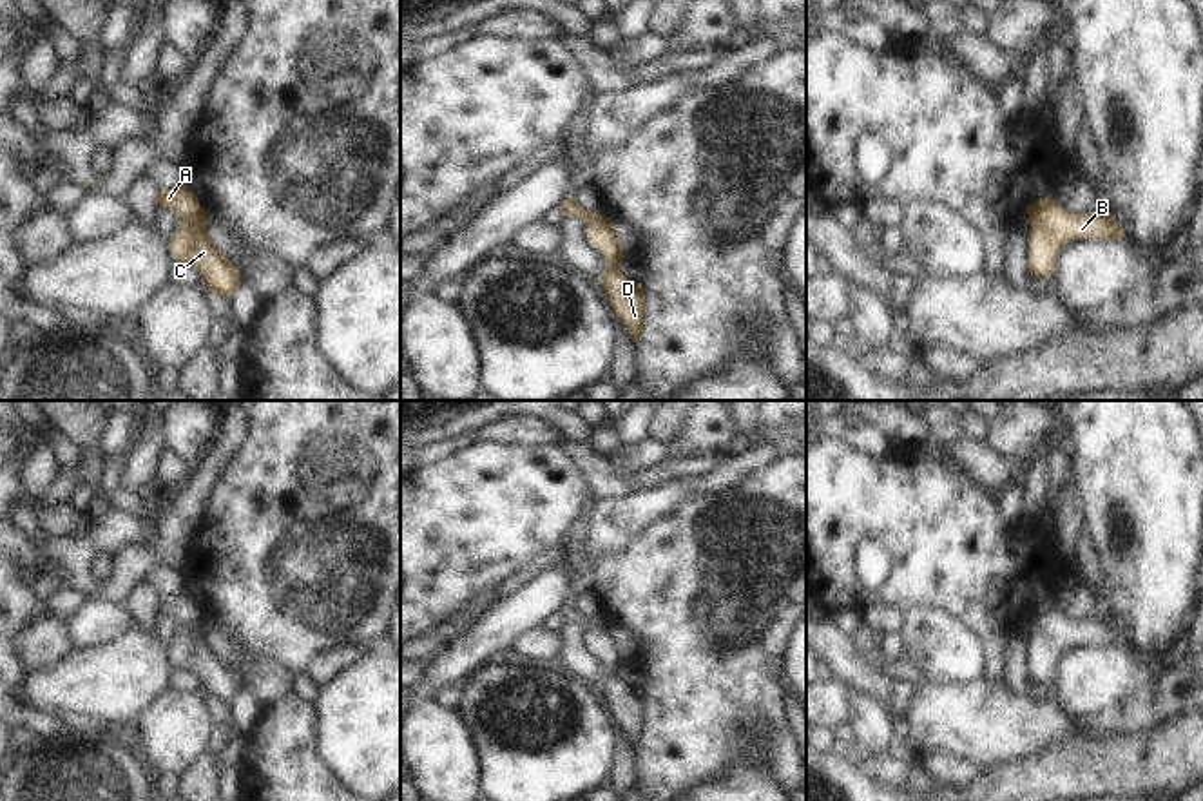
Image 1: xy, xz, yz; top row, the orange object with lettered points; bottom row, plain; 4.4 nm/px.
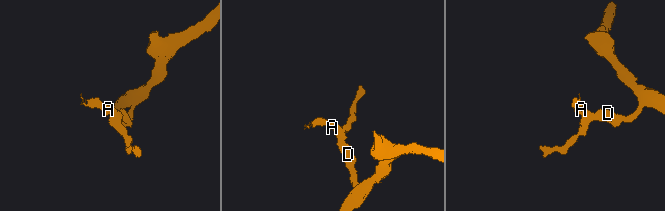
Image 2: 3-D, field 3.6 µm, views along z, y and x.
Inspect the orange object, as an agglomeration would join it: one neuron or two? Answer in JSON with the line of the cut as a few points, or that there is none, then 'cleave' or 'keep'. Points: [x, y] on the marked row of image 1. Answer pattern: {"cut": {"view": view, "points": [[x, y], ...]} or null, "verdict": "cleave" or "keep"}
{"cut": {"view": "xy", "points": [[203, 211], [182, 220]]}, "verdict": "cleave"}

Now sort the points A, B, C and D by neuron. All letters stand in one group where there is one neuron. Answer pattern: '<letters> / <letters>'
A / B C D

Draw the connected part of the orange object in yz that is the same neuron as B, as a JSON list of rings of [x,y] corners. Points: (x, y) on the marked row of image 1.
[[[1038,199],[1029,221],[1029,274],[1040,281],[1054,274],[1058,252],[1067,243],[1123,239],[1123,230],[1103,210],[1069,214],[1054,199]]]

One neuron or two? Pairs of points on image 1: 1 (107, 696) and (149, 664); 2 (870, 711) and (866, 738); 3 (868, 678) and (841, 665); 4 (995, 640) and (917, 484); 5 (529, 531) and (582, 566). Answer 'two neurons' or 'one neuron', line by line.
1: one neuron
2: one neuron
3: one neuron
4: one neuron
5: two neurons

